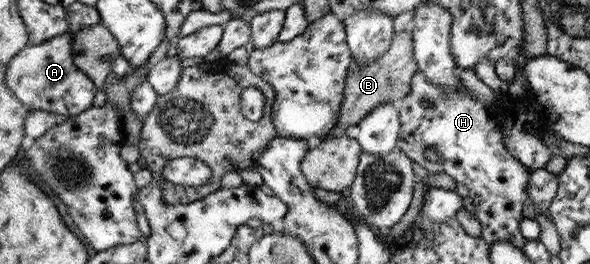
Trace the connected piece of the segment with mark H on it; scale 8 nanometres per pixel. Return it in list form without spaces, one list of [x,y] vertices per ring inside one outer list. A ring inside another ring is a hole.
[[[418,69],[411,79],[411,91],[400,99],[398,107],[400,114],[401,130],[397,147],[400,148],[410,159],[422,165],[429,173],[447,173],[456,181],[455,189],[463,199],[463,208],[470,211],[481,223],[481,238],[488,243],[508,242],[516,247],[523,248],[527,239],[522,235],[520,222],[522,221],[522,205],[526,201],[526,183],[528,171],[504,149],[500,127],[494,119],[488,117],[482,102],[476,103],[464,92],[449,92],[430,83],[429,79]],[[425,101],[432,102],[432,107],[426,107]],[[428,146],[435,147],[443,156],[442,163],[431,162],[424,156],[424,149]]]

